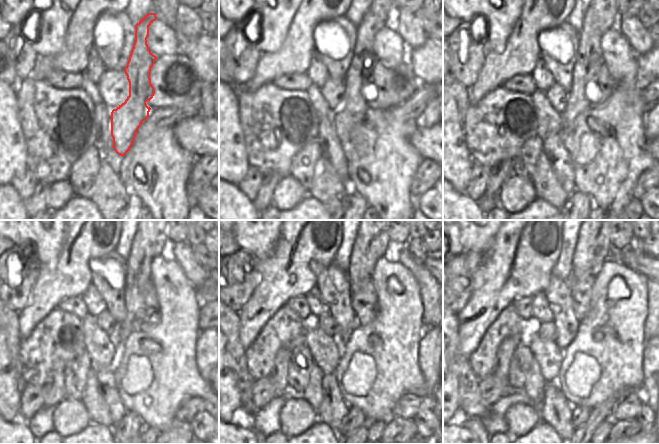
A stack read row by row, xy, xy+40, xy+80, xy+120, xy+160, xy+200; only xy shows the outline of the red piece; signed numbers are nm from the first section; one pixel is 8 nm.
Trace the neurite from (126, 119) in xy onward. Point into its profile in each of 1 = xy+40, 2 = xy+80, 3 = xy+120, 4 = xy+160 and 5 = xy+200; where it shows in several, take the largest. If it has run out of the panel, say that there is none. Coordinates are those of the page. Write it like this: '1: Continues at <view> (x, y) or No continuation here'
1: Continues at xy+40 (360, 88)
2: Continues at xy+80 (585, 89)
3: Continues at xy+120 (149, 240)
4: Continues at xy+160 (372, 240)
5: Continues at xy+200 (593, 247).

